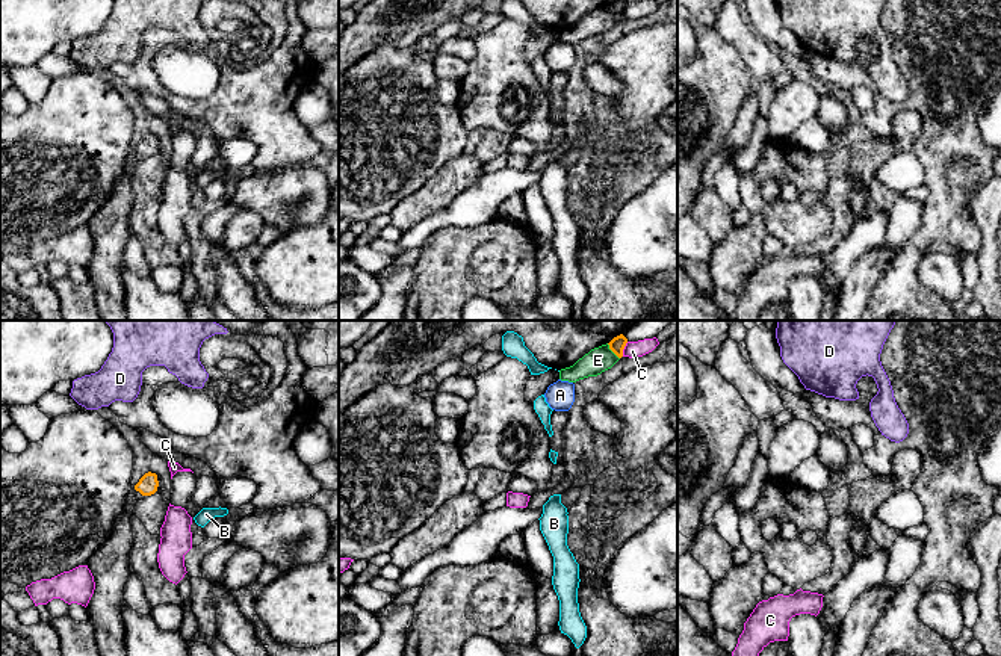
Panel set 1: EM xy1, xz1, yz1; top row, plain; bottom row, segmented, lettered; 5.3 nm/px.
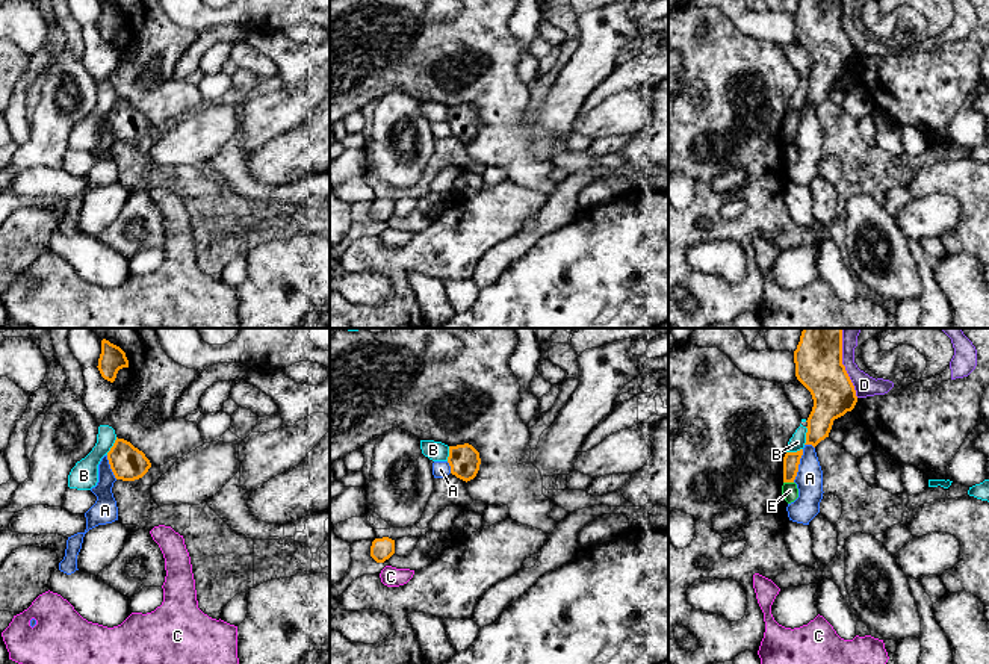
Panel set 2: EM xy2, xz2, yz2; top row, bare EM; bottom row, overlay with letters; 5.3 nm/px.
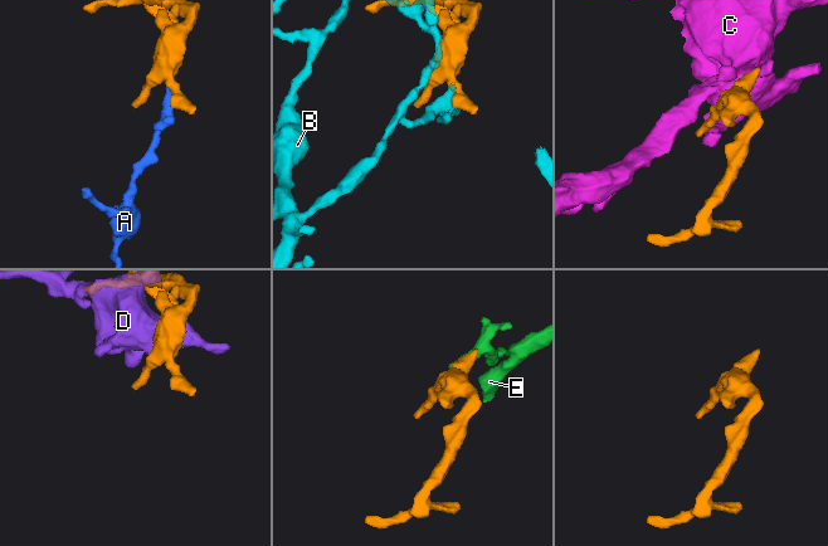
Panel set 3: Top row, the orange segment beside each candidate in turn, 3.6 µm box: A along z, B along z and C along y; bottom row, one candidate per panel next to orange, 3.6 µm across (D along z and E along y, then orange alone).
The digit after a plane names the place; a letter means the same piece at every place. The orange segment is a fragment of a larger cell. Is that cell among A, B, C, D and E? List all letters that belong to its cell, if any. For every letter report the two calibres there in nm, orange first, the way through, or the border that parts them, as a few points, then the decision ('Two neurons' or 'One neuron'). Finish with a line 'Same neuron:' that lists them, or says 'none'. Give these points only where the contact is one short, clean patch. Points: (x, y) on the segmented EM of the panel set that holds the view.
A: Thickness 90 nm (orange) against 140 nm. Boundary: yz2 (803, 449), (799, 459), (799, 471), (793, 481). Two neurons
B: Thickness 190 nm (orange) against 150 nm. Boundary: xy2 (117, 437), (106, 454). Two neurons
C: Thickness 80 nm (orange) against 90 nm. Boundary: xz1 (628, 342), (622, 355). Two neurons
D: Thickness 260 nm (orange) against 110 nm. Two neurons
E: Thickness 80 nm (orange) against 140 nm. Boundary: xz1 (607, 343), (619, 358). Two neurons
Same neuron: none

